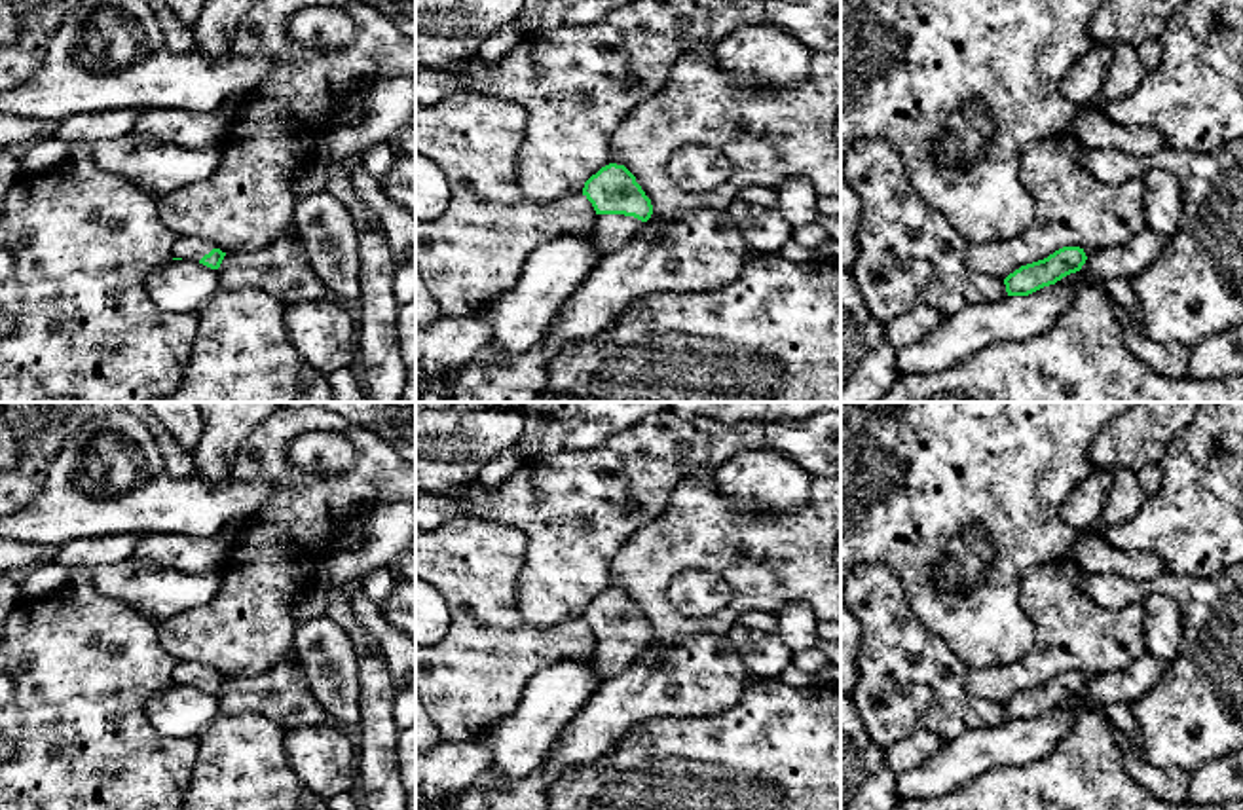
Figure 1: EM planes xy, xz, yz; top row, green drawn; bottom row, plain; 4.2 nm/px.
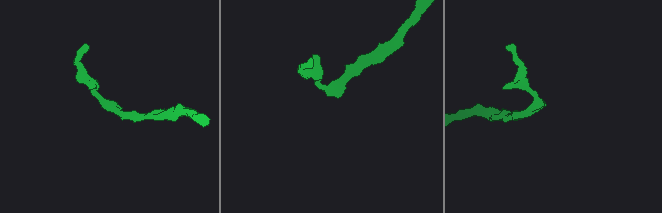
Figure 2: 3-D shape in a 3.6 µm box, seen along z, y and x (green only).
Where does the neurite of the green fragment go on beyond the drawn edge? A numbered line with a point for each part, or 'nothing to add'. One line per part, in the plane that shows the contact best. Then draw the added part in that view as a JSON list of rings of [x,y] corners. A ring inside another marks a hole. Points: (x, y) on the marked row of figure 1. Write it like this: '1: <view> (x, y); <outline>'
1: xz (612, 232); [[[598,214],[590,235],[592,247],[602,254],[621,250],[645,222],[624,214]]]

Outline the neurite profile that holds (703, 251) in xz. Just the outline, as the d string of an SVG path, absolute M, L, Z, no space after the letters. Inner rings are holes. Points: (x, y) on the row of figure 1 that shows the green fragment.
M698 209L666 226L645 222L621 250L602 256L586 281L562 304L545 336L545 362L567 345L594 338L634 300L731 285L750 252L725 209Z

